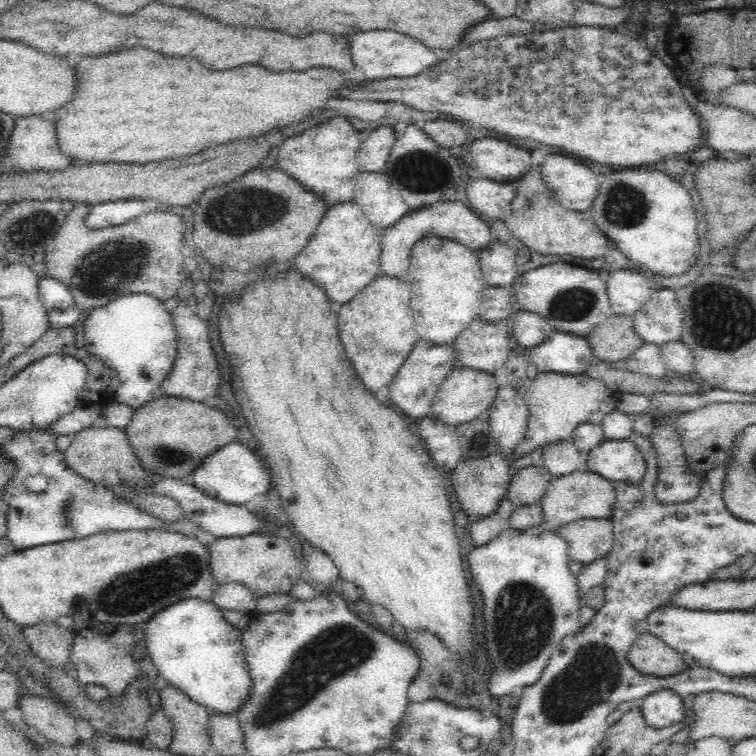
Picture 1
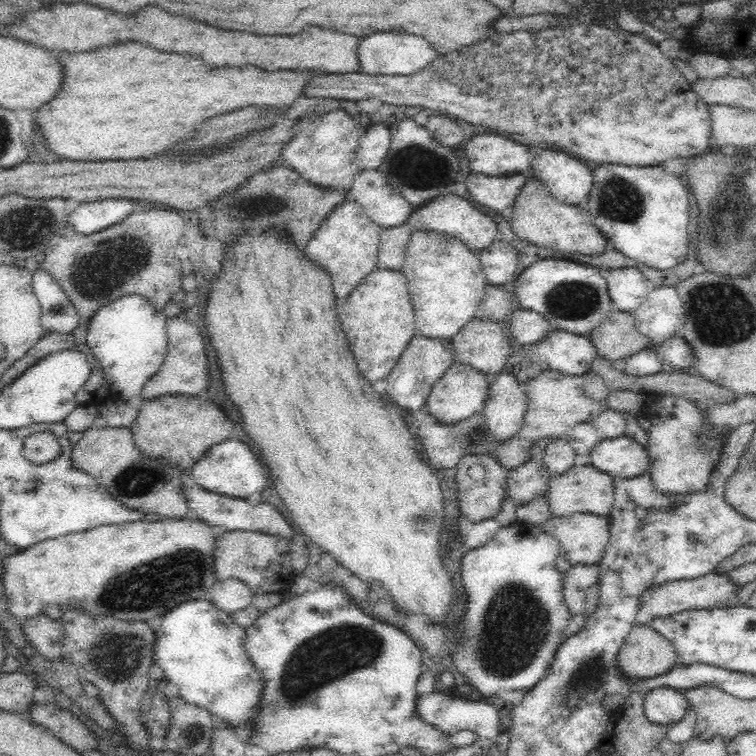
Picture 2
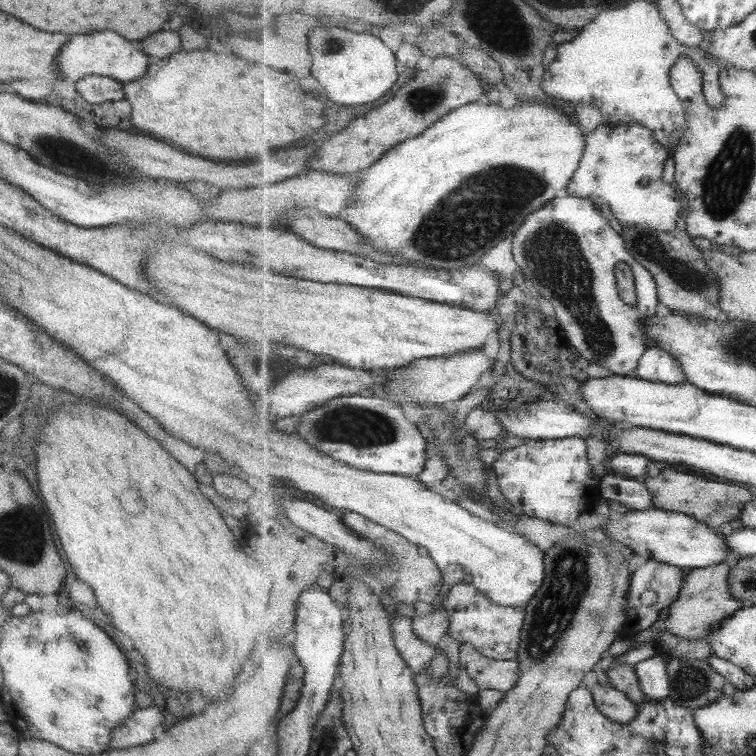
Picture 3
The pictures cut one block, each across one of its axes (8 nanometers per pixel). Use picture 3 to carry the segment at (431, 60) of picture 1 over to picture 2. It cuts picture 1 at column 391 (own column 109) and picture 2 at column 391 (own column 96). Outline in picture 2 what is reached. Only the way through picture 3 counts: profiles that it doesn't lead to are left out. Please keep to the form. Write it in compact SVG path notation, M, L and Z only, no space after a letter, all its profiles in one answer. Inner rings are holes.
M374 32L362 38L358 46L358 62L361 72L367 75L413 75L415 72L426 68L437 56L424 38L412 34L396 34L396 32Z

